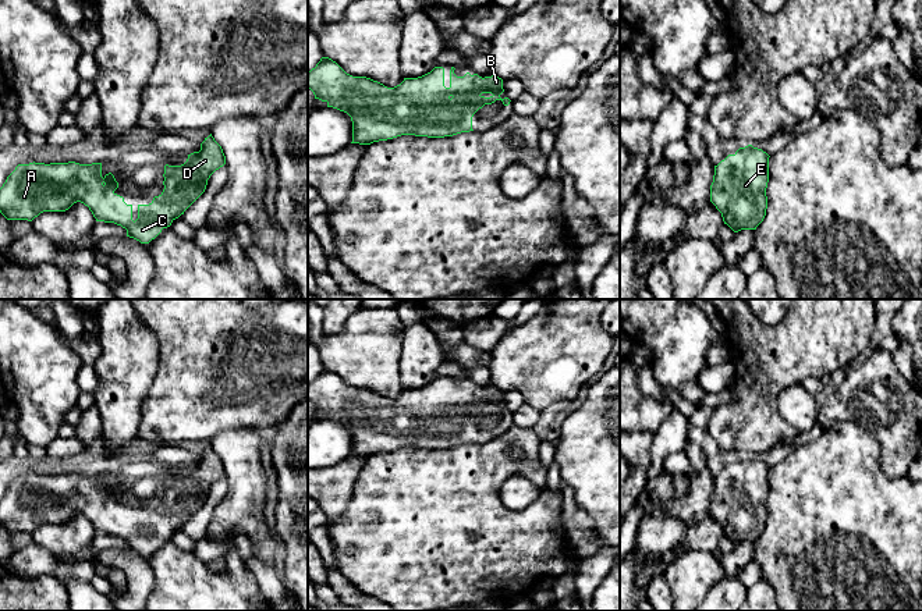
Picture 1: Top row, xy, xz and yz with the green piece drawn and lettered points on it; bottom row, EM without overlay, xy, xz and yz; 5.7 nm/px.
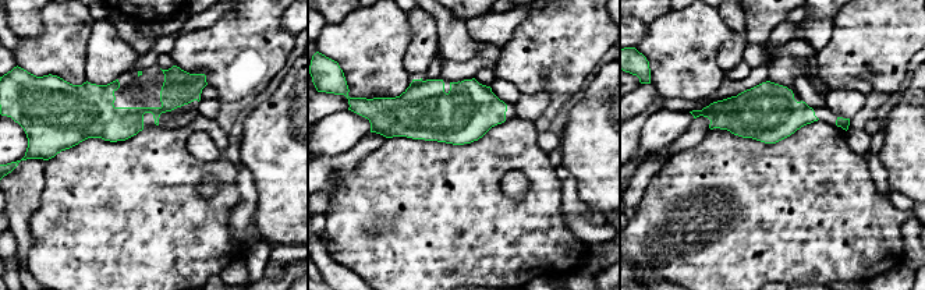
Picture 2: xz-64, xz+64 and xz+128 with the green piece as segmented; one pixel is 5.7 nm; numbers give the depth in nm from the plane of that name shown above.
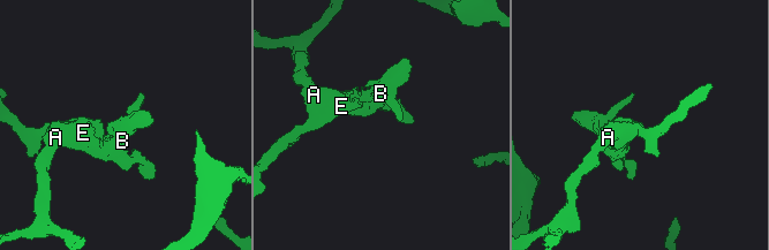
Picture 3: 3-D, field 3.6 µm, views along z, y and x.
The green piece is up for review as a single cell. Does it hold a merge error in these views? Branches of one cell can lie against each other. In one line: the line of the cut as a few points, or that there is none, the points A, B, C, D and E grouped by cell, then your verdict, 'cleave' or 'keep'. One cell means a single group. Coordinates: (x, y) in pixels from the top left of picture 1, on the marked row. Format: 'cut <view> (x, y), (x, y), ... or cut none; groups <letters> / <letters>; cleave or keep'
cut none; groups A B C D E; keep

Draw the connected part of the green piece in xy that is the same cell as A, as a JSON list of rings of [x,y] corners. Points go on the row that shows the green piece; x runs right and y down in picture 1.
[[[212,134],[201,143],[201,150],[188,154],[188,159],[181,166],[164,166],[164,189],[159,196],[155,196],[149,205],[138,205],[138,219],[132,220],[132,205],[127,205],[124,198],[114,191],[118,188],[111,173],[102,175],[102,163],[79,164],[75,161],[68,163],[29,163],[18,164],[15,170],[7,177],[6,182],[0,188],[0,213],[7,220],[28,220],[32,221],[43,212],[65,212],[74,203],[81,202],[89,207],[96,221],[114,223],[127,230],[127,237],[139,241],[141,244],[149,244],[155,239],[163,228],[171,225],[184,212],[205,192],[208,180],[210,175],[226,164],[226,156],[221,146],[214,141]]]

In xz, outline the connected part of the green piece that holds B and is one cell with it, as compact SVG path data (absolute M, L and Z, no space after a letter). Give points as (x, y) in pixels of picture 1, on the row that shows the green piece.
M322 57L308 72L308 88L315 99L351 117L351 143L370 145L401 135L444 138L474 131L472 117L485 104L511 102L500 97L504 89L497 75L457 77L454 70L448 88L443 67L387 88L366 77L352 77L331 58Z

